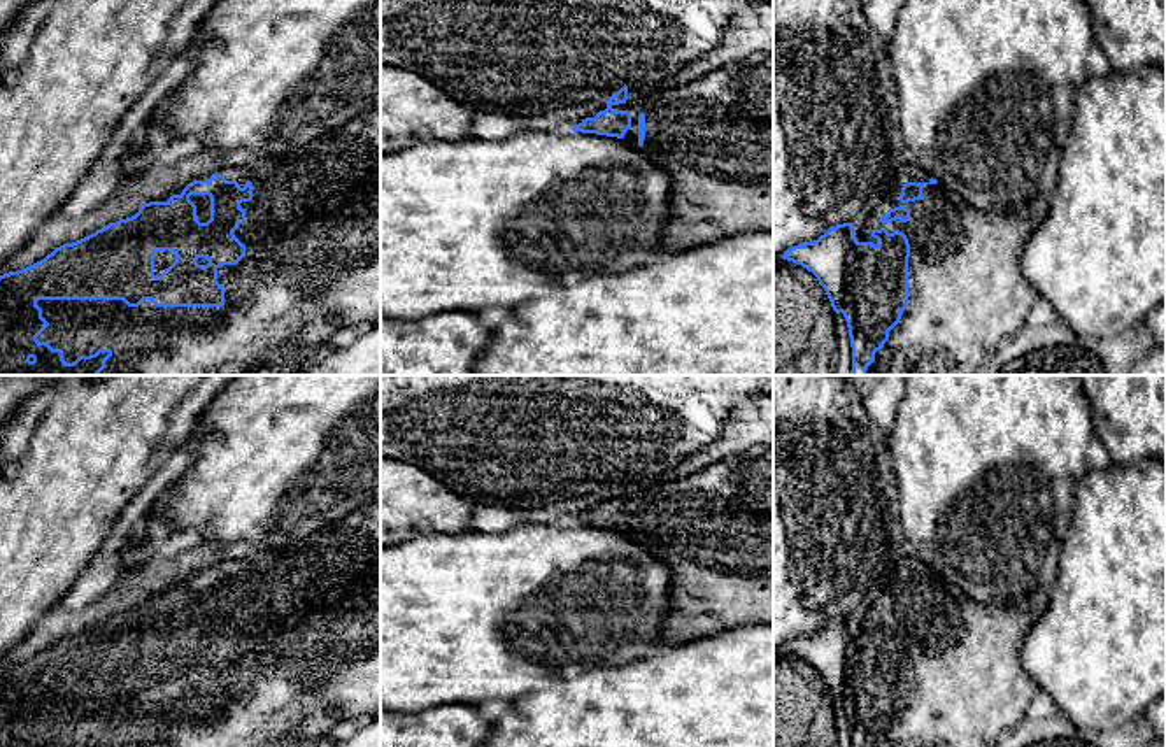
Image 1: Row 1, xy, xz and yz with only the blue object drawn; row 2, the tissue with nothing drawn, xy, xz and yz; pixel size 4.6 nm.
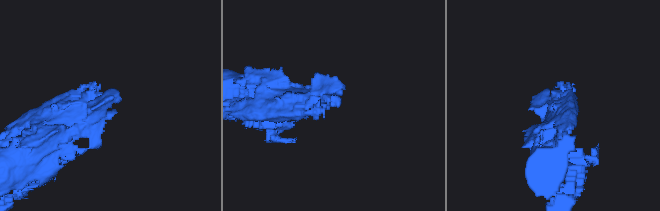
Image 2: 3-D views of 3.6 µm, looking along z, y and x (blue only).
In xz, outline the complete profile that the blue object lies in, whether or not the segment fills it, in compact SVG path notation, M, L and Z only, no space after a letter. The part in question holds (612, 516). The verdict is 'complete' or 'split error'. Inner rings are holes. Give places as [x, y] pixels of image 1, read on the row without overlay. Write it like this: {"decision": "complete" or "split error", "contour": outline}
{"decision": "complete", "contour": "M624 477L617 486L608 489L607 502L600 503L594 510L586 510L572 523L582 526L596 526L607 530L624 531L624 526L631 521L631 507L628 503L614 503L614 498L626 496L628 479Z"}

